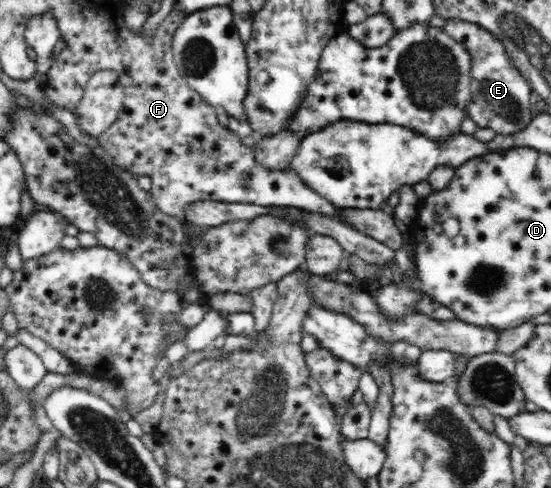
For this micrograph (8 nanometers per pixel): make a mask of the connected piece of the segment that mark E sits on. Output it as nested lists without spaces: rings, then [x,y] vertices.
[[[458,19],[446,21],[444,29],[470,53],[472,85],[470,85],[470,105],[467,117],[476,122],[478,129],[492,129],[496,135],[510,135],[524,131],[533,119],[534,110],[530,104],[532,91],[526,78],[511,63],[504,45],[497,37],[474,23]]]

